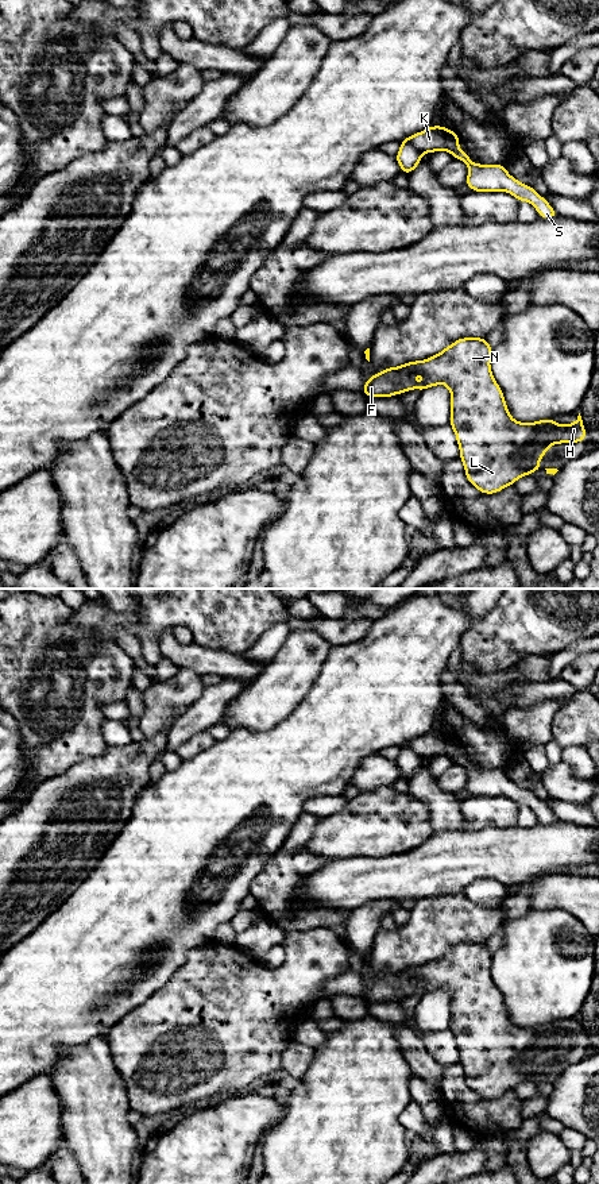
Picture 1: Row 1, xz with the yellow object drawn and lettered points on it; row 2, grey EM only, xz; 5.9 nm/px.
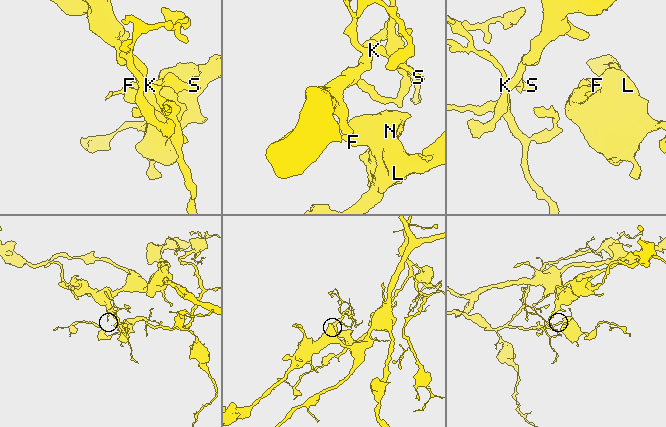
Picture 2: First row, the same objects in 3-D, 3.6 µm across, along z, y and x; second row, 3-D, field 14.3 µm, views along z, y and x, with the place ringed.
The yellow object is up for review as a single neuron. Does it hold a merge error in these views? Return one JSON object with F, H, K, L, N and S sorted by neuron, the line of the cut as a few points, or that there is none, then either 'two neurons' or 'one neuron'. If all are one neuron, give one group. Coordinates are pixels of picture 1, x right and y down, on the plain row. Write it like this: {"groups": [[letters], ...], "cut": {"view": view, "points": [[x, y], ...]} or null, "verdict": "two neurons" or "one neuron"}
{"groups": [["F", "H", "L", "N"], ["K", "S"]], "cut": {"view": "xz", "points": [[406, 743], [421, 758]]}, "verdict": "two neurons"}

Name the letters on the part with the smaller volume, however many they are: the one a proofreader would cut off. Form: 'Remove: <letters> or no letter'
Remove: K, S

